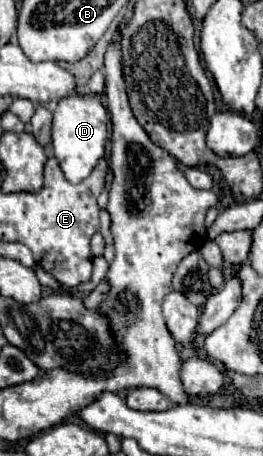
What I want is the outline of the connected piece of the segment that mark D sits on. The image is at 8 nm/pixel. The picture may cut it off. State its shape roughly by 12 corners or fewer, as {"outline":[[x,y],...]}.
{"outline":[[97,94],[67,96],[51,146],[81,182],[105,156],[107,110]]}

